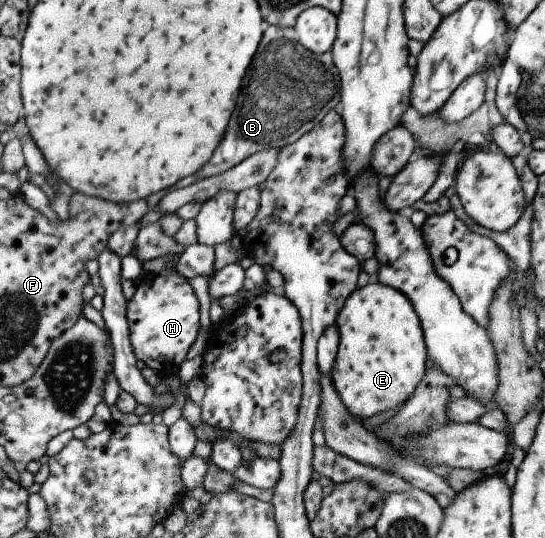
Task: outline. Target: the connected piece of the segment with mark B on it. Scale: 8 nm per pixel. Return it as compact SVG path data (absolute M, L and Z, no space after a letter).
M268 24L261 34L261 41L257 45L257 51L245 71L243 87L239 91L239 103L233 109L229 123L225 127L223 137L213 150L211 157L199 169L199 178L217 175L231 169L246 157L255 152L266 150L275 146L282 148L297 141L304 133L307 133L323 116L339 103L339 79L338 71L332 62L330 51L314 54L305 49L296 37L296 31L291 28L277 27Z

